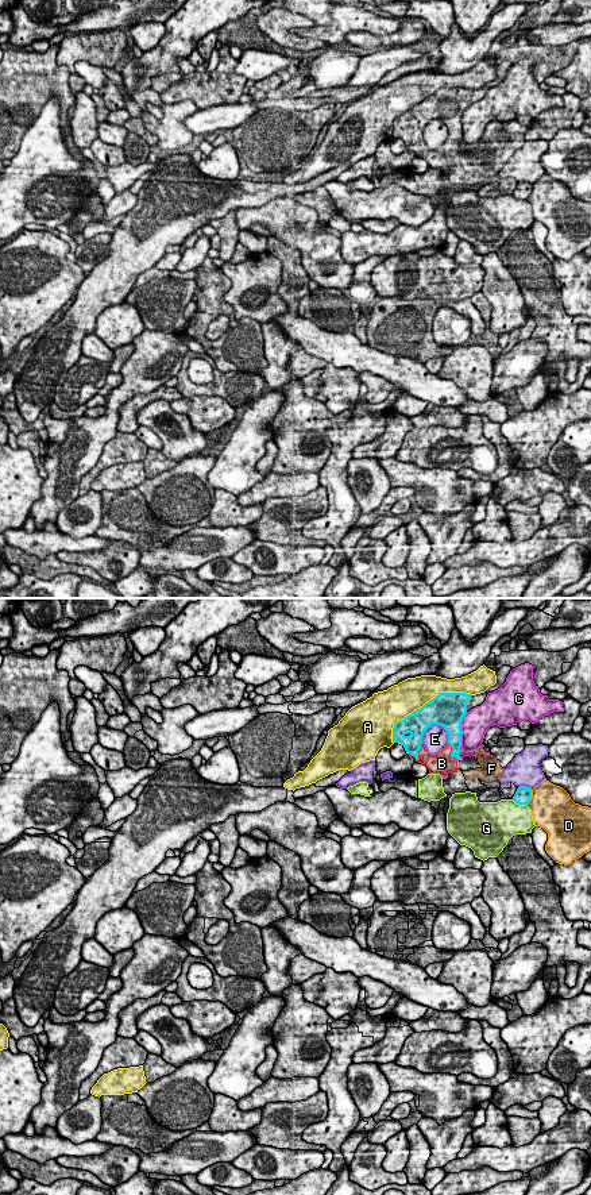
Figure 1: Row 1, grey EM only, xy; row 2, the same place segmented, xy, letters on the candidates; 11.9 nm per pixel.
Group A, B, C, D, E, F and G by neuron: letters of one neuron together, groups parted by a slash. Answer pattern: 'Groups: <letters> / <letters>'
Groups: A / B F / C / D / E / G

